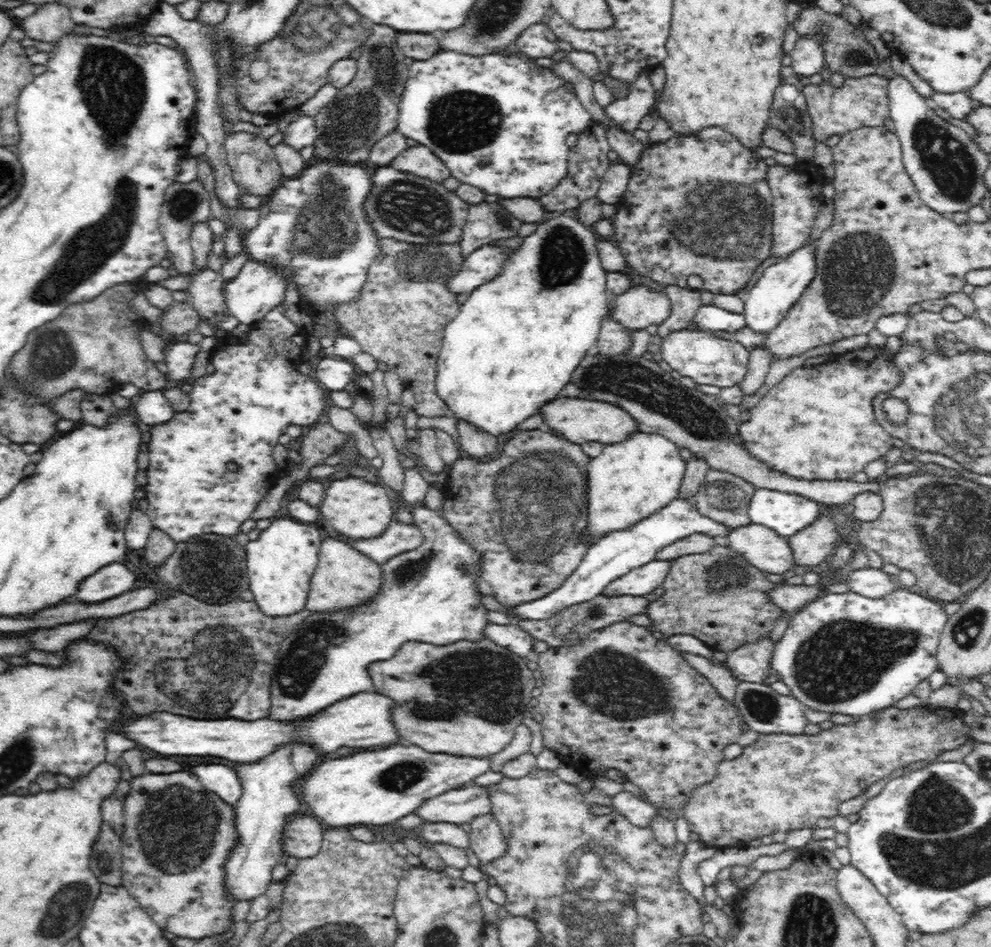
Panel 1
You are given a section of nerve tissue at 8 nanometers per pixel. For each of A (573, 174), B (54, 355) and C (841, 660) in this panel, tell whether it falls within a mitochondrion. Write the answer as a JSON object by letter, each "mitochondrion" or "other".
{"A":"other","B":"mitochondrion","C":"mitochondrion"}

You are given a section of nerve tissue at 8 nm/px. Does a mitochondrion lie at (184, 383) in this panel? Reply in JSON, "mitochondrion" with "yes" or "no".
{"mitochondrion":"no"}

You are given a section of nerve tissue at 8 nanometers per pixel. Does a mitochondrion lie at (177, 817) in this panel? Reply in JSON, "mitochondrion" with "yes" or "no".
{"mitochondrion":"yes"}

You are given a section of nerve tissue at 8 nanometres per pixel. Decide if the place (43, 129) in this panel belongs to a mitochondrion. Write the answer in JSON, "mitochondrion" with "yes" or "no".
{"mitochondrion":"no"}

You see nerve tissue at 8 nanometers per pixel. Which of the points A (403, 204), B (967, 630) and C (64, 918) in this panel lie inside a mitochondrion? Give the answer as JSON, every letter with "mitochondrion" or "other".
{"A":"mitochondrion","B":"mitochondrion","C":"mitochondrion"}

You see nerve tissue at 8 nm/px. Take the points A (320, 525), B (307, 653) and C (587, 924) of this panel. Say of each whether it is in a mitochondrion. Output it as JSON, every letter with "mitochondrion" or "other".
{"A":"other","B":"mitochondrion","C":"mitochondrion"}

